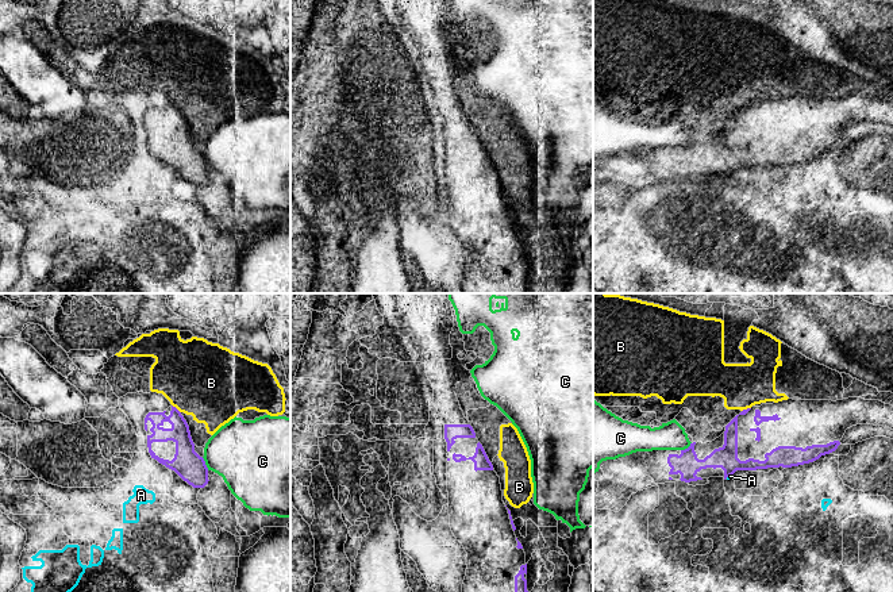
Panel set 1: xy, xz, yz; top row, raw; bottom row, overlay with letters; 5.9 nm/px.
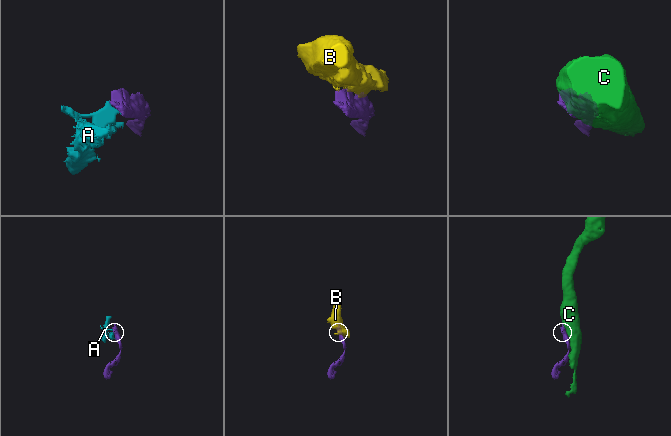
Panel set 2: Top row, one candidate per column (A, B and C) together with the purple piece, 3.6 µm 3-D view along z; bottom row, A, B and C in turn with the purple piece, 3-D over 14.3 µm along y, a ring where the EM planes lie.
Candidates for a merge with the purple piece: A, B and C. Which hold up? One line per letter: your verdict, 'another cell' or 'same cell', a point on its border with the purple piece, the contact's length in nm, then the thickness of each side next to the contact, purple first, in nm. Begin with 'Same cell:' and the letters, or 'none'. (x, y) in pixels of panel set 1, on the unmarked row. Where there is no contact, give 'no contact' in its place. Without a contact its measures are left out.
Same cell: none
A: another cell; meets purple in yz at (728, 173); contact 50 nm long; 140 nm thick on the purple side, 20 nm on the other
B: another cell; meets purple in xy at (176, 106); contact 80 nm long; 120 nm thick on the purple side, 460 nm on the other
C: another cell; meets purple in xy at (204, 161); contact 90 nm long; 170 nm thick on the purple side, 400 nm on the other

